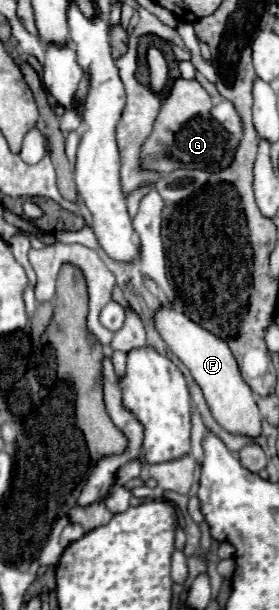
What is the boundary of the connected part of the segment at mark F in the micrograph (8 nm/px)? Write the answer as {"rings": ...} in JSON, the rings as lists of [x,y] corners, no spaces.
{"rings":[[[172,303],[160,305],[160,309],[154,315],[154,323],[156,323],[160,337],[168,343],[170,351],[174,355],[178,355],[178,359],[190,369],[192,377],[202,387],[202,393],[204,393],[208,407],[210,407],[214,419],[218,421],[218,425],[232,435],[244,435],[244,437],[252,437],[252,439],[260,437],[262,419],[258,413],[258,405],[254,401],[250,387],[244,383],[244,379],[238,371],[236,359],[234,359],[228,343],[224,343],[220,337],[212,335],[210,331],[204,331],[204,327],[200,327],[198,323],[192,323],[192,319],[188,319]]]}

